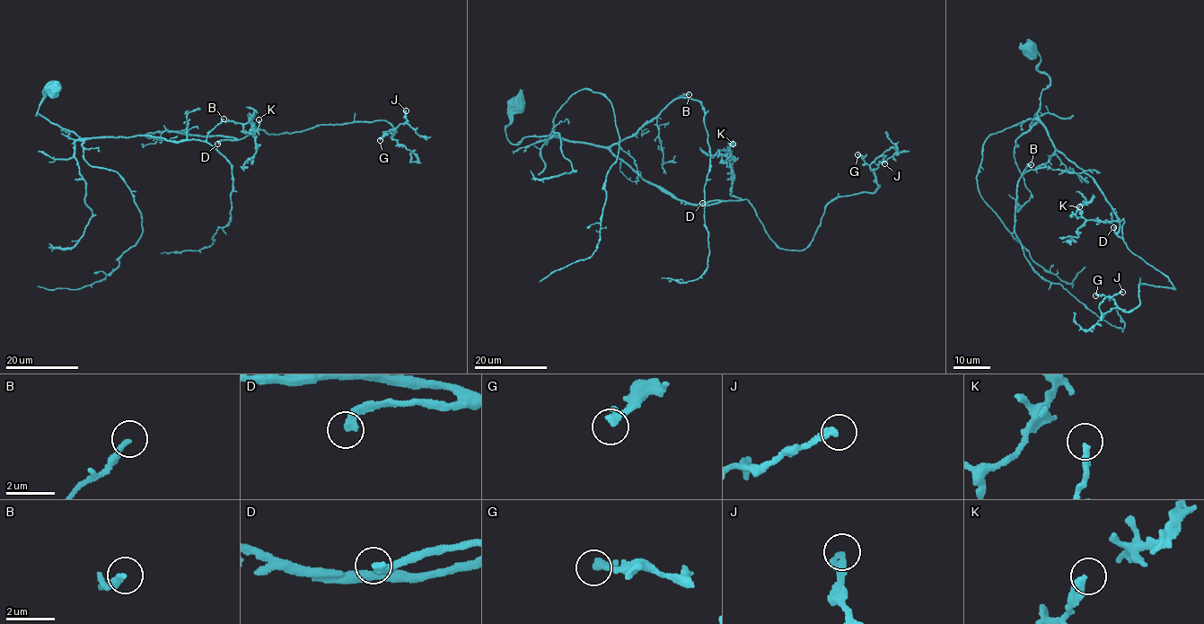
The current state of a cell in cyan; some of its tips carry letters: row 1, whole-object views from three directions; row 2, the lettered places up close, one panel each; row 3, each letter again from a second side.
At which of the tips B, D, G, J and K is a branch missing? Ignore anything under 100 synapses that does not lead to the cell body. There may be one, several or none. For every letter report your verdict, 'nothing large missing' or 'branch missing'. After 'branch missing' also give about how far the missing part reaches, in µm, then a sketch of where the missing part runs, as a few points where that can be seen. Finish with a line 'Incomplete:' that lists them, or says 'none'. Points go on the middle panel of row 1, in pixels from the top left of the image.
B: nothing large missing
D: branch missing | 50 µm | (702, 203), (700, 195), (683, 180), (689, 160), (688, 135), (655, 134), (644, 129), (638, 137)
G: nothing large missing
J: nothing large missing
K: nothing large missing
Incomplete: D

